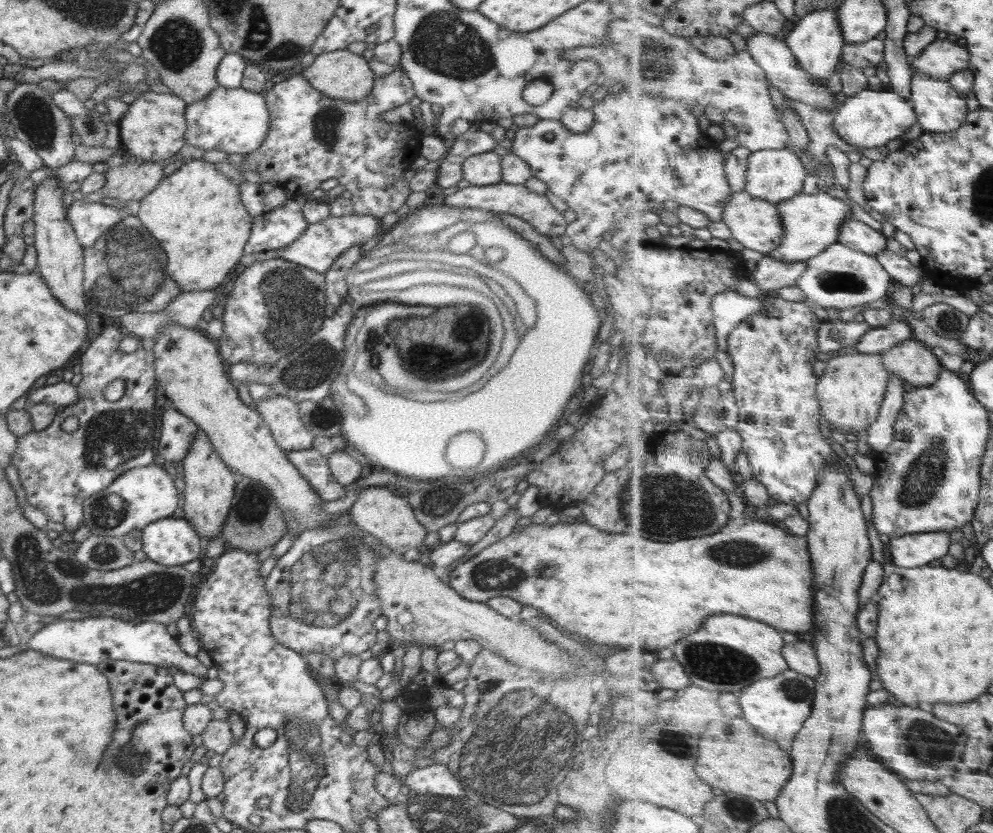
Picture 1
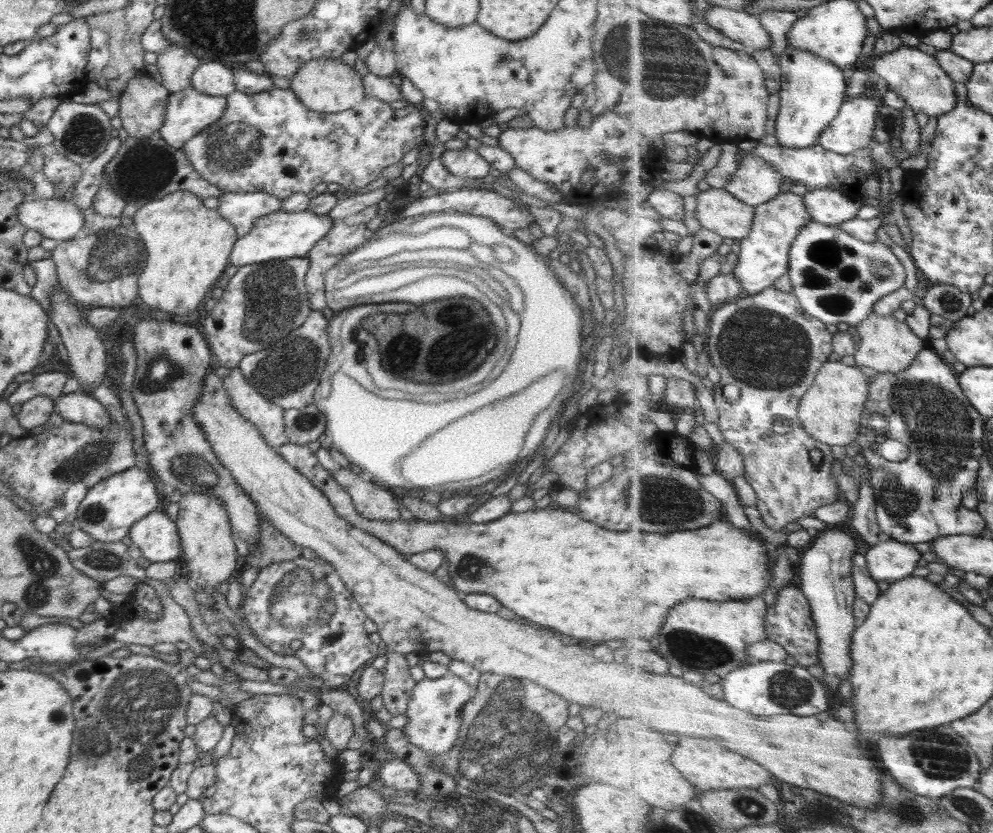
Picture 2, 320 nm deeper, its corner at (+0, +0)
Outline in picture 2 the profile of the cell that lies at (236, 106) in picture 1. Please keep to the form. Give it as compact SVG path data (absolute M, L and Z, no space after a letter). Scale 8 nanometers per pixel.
M191 87L174 92L168 97L164 124L157 133L170 146L181 150L187 140L222 116L226 103L226 97L204 95Z

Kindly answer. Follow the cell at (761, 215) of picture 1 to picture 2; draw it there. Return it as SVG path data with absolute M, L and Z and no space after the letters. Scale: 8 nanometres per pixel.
M718 187L702 191L697 198L696 218L703 228L740 241L752 234L756 206L740 200L729 190Z

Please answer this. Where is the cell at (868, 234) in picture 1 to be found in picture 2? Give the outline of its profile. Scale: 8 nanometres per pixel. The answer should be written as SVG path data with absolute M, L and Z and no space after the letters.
M831 188L809 189L803 197L814 220L839 227L856 218L866 204L864 201L852 200L843 192Z

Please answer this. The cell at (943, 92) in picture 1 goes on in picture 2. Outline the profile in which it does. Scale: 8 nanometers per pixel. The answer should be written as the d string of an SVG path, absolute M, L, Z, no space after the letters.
M902 44L899 49L878 57L873 70L887 81L891 92L898 93L900 99L918 113L923 112L939 118L951 113L960 104L956 96L956 82L944 70L937 55L924 52L918 47Z

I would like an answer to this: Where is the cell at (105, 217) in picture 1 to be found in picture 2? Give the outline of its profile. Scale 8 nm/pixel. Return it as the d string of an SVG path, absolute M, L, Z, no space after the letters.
M69 197L22 201L17 206L17 216L26 229L58 243L74 239L84 230L83 211Z

